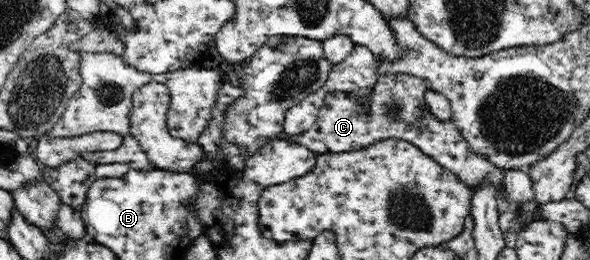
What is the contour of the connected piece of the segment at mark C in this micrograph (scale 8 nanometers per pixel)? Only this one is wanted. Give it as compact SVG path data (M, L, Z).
M411 74L378 75L369 116L361 114L361 105L358 105L352 93L331 92L325 96L323 108L314 125L305 133L291 135L287 139L316 154L334 154L356 152L384 138L399 138L419 146L423 153L429 154L439 165L453 172L467 187L479 189L481 185L491 184L495 191L501 189L504 170L495 167L487 158L475 155L452 120L440 121L429 112L425 96L427 91L428 83Z

